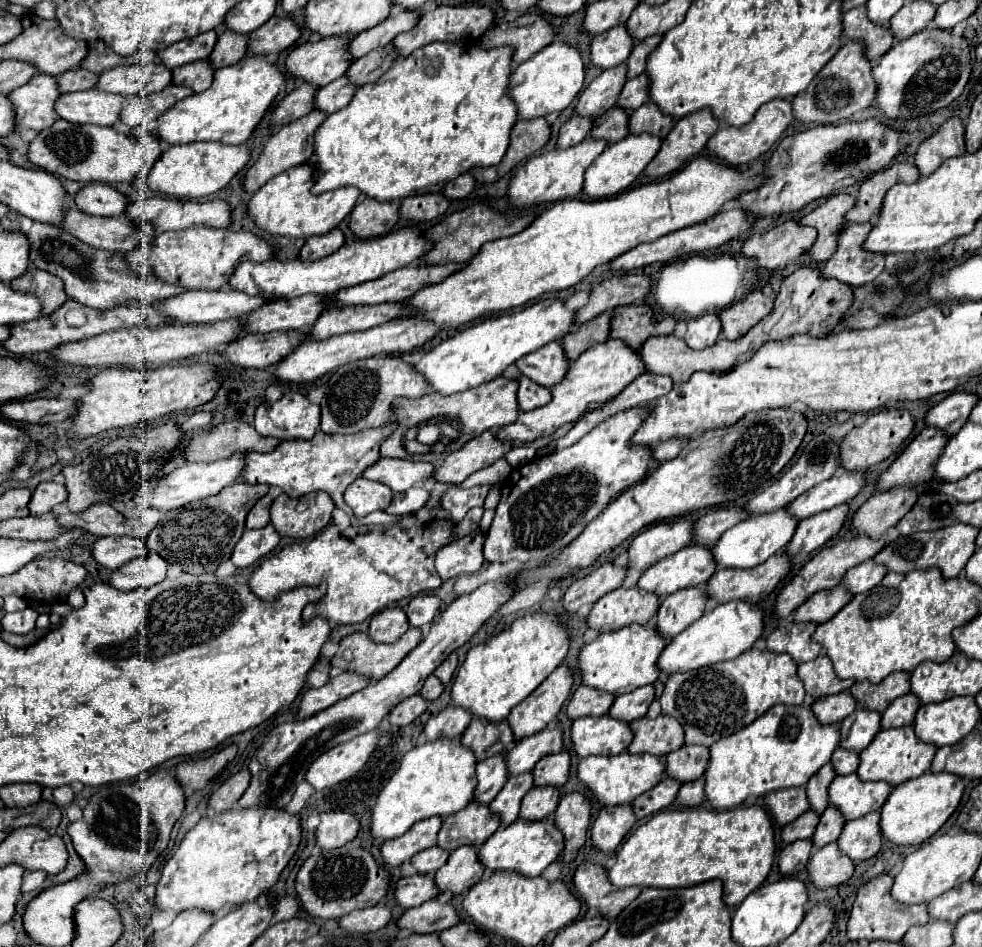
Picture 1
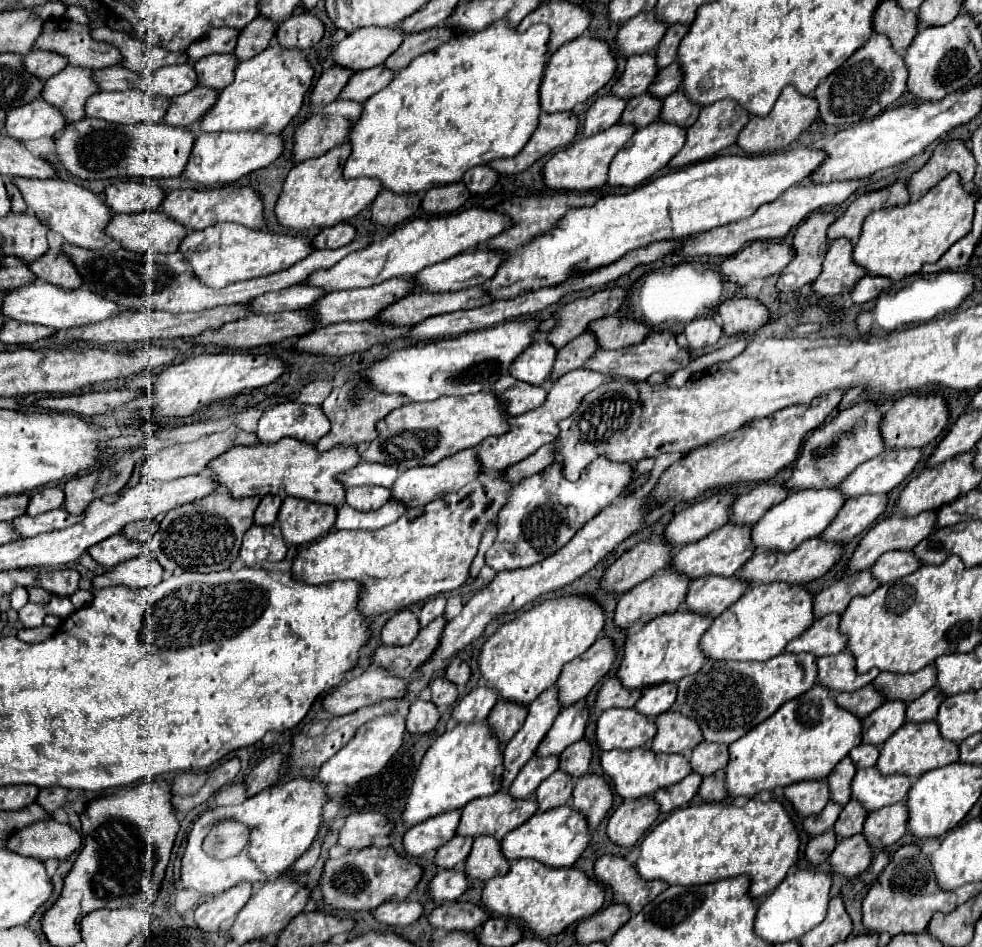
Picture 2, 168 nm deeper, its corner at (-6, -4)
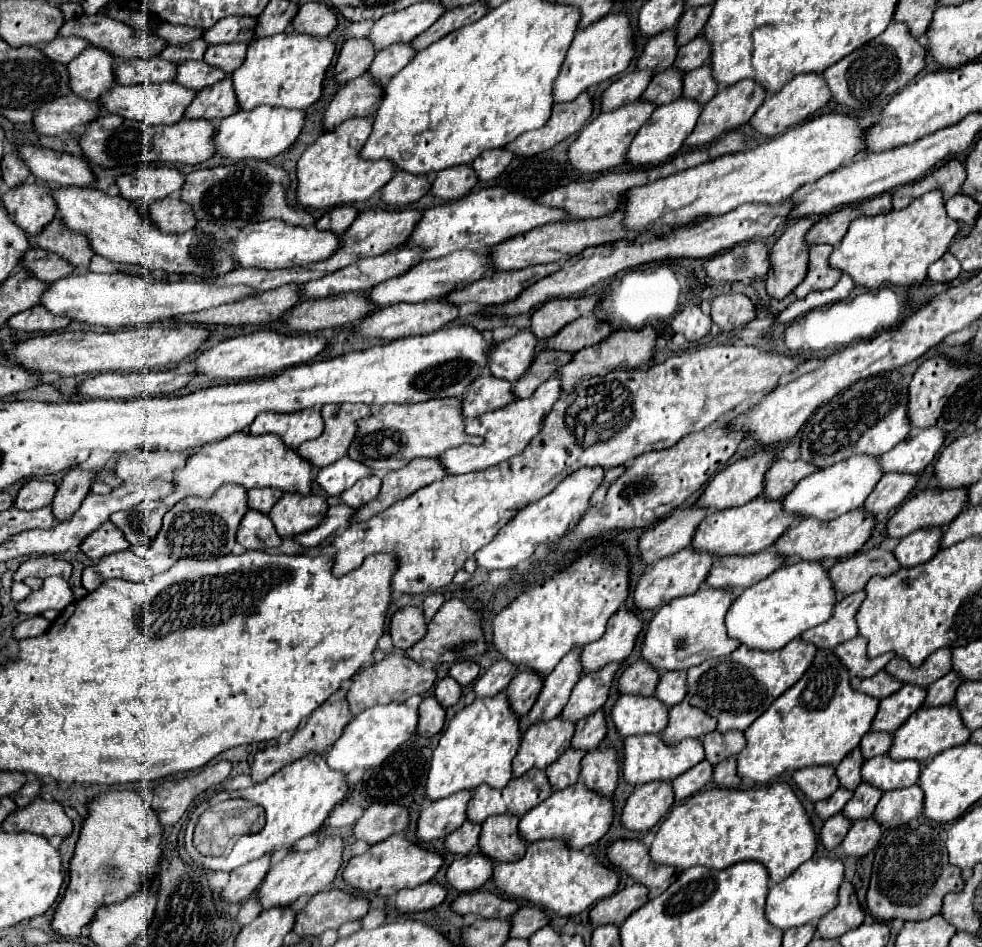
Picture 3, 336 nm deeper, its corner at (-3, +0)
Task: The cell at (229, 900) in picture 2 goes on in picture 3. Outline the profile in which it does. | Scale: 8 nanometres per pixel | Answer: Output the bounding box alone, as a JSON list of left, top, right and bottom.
[221,854,271,902]

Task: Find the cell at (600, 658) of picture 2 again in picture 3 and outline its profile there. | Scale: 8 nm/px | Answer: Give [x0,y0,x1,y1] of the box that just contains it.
[581,608,643,674]

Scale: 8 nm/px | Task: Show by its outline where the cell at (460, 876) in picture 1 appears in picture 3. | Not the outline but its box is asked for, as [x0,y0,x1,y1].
[479,816,527,862]

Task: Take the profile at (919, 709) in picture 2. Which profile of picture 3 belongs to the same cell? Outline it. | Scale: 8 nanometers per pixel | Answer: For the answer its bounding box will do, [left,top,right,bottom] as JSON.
[925,670,965,706]

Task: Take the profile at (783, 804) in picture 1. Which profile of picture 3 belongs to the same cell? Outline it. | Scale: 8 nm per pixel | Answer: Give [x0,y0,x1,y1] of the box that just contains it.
[793,764,839,802]

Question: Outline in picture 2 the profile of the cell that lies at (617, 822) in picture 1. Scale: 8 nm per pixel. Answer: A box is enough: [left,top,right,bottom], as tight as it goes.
[606,796,658,846]

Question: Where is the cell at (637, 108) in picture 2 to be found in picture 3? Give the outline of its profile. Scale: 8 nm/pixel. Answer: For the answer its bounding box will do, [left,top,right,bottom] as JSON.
[643,66,685,106]

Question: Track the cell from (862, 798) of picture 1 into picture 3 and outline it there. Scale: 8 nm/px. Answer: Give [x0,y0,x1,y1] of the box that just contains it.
[863,756,923,792]

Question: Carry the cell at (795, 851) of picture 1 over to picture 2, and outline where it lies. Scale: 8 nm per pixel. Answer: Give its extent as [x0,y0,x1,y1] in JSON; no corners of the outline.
[804,830,838,866]

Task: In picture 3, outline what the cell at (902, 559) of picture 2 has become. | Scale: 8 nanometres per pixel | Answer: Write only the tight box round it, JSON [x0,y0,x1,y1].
[893,526,943,568]

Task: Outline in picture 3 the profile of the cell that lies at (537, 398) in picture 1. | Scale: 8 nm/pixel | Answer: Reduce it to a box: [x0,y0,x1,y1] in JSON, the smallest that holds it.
[461,376,515,418]

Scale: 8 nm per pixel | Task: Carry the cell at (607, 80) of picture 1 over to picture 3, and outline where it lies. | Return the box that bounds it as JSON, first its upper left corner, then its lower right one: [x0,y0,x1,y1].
[637,28,677,72]

